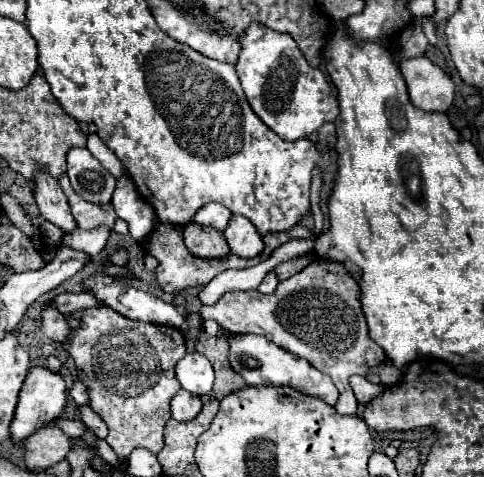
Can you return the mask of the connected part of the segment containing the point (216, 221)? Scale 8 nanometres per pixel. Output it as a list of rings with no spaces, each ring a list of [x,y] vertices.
[[[206,204],[204,208],[200,208],[196,212],[196,216],[192,218],[192,224],[200,224],[200,226],[210,226],[210,228],[216,228],[216,230],[224,230],[228,220],[230,220],[232,212],[228,212],[228,208],[224,208],[222,204]]]

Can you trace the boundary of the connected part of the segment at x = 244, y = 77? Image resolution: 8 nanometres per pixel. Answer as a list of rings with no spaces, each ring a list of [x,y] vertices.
[[[252,22],[240,38],[236,72],[250,108],[284,140],[298,140],[316,132],[322,124],[334,122],[340,114],[338,100],[322,70],[312,68],[292,36]]]

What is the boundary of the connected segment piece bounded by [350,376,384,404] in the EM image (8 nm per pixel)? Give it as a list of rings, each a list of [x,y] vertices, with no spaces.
[[[352,376],[352,378],[350,378],[350,386],[352,386],[352,390],[354,390],[354,394],[356,394],[356,400],[358,400],[360,404],[366,404],[366,400],[374,398],[378,392],[384,390],[382,386],[370,384],[364,376]]]

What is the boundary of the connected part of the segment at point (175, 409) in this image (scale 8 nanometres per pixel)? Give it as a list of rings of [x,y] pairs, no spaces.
[[[180,390],[172,398],[172,418],[178,422],[188,422],[202,410],[202,400],[186,390]]]

